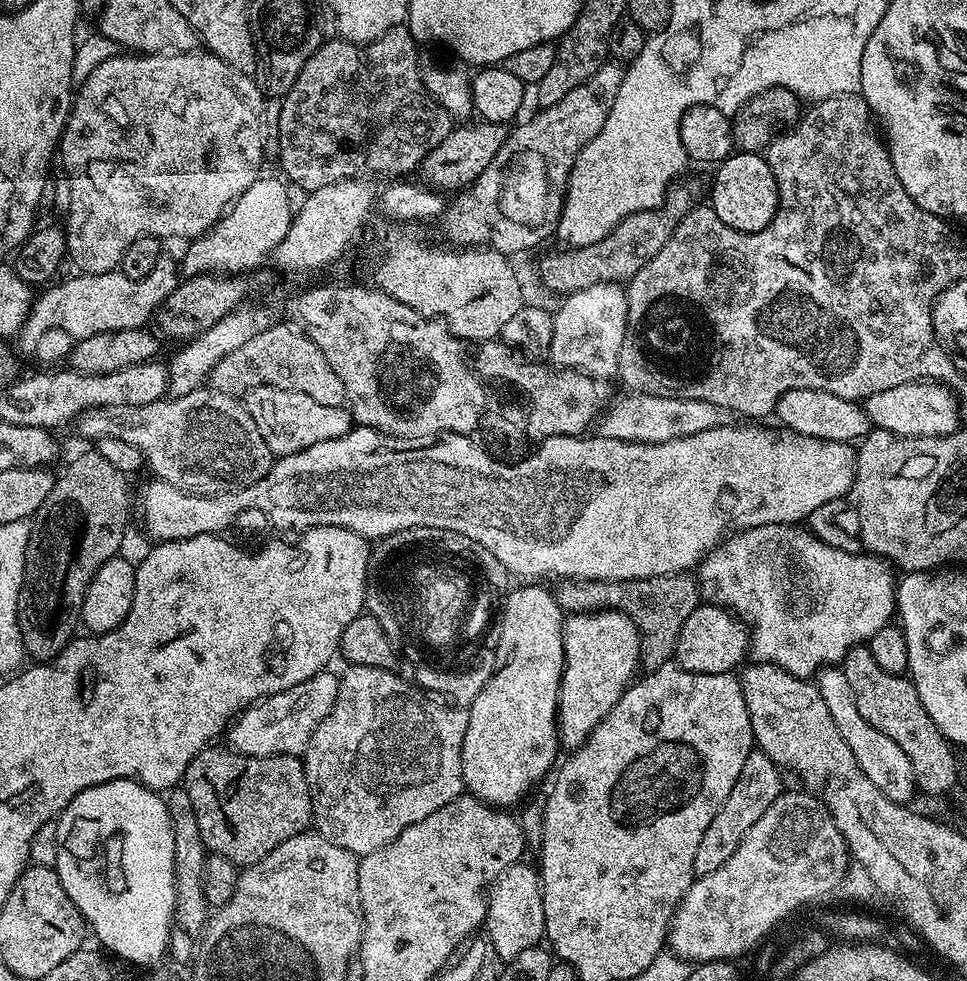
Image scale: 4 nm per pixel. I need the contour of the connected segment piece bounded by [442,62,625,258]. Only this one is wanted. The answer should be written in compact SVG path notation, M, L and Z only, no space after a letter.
M605 62L582 86L574 86L562 102L540 108L537 116L530 117L525 124L517 123L509 131L502 150L494 156L494 162L482 170L475 184L445 207L442 223L444 236L452 243L449 245L483 246L512 258L515 252L528 252L548 235L551 237L564 209L568 175L580 151L605 125L624 74L619 63Z

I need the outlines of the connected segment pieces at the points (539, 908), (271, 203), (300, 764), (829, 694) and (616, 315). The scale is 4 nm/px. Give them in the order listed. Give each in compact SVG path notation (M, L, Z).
M527 862L510 866L487 893L486 936L501 961L511 962L522 950L535 948L545 939L543 893L539 871Z
M261 178L252 183L250 190L243 192L237 200L232 203L232 207L220 217L218 223L204 233L197 236L195 240L187 245L188 253L182 260L182 272L185 277L203 276L205 274L252 274L261 267L264 259L268 260L279 244L286 238L287 231L290 230L294 215L294 204L288 197L288 192L284 189L285 181L267 180Z
M209 746L203 748L198 755L196 755L190 762L187 770L187 775L191 776L224 776L227 772L240 772L240 784L236 780L232 780L228 784L228 788L219 788L216 784L208 784L203 788L202 785L191 785L187 789L190 798L194 802L194 814L198 814L198 830L202 830L202 838L204 843L208 845L209 853L217 856L225 856L230 858L230 862L234 862L238 866L247 866L258 862L262 858L266 858L266 854L270 854L270 850L274 850L274 846L282 846L282 842L286 842L286 838L294 838L299 832L309 831L310 825L313 823L312 818L312 791L308 785L306 778L306 770L304 769L304 762L300 756L261 756L259 758L245 759L239 754L233 754L227 747L215 748L216 746Z
M829 666L823 669L816 682L817 688L822 694L823 701L826 702L827 709L830 710L831 717L834 718L835 725L838 726L839 733L854 754L858 766L862 767L862 772L866 774L875 785L892 782L890 795L897 804L907 805L912 792L917 791L914 770L910 770L910 758L902 754L902 746L897 746L886 734L870 725L858 711L857 703L854 702L853 690L850 689L850 682L846 681L843 669L836 666Z
M619 283L595 284L590 288L583 288L577 292L567 293L563 297L560 309L555 309L554 338L550 338L548 356L551 363L560 370L582 372L591 376L593 380L611 381L617 375L619 366L619 351L622 350L625 336L628 334L628 297L625 289Z

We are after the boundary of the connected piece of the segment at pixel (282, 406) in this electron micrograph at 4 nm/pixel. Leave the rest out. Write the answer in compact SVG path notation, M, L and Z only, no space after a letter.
M258 386L242 397L242 403L250 418L254 418L254 426L258 426L266 446L270 446L276 458L298 454L310 446L318 446L318 442L342 438L342 434L354 427L352 413L347 407L322 406L322 402L314 402L314 398L306 394L298 394L294 390L278 390L278 386Z

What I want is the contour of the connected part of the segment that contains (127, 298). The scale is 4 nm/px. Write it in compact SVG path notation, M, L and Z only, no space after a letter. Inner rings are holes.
M168 254L160 255L158 266L154 266L144 280L125 280L124 273L119 270L97 276L75 275L61 284L53 283L45 287L45 292L33 299L32 309L28 311L26 322L18 333L18 341L28 354L35 353L42 334L51 328L66 330L73 341L78 341L94 334L145 327L153 319L156 309L163 306L170 294L174 294L177 284L182 280L177 261L175 264Z

